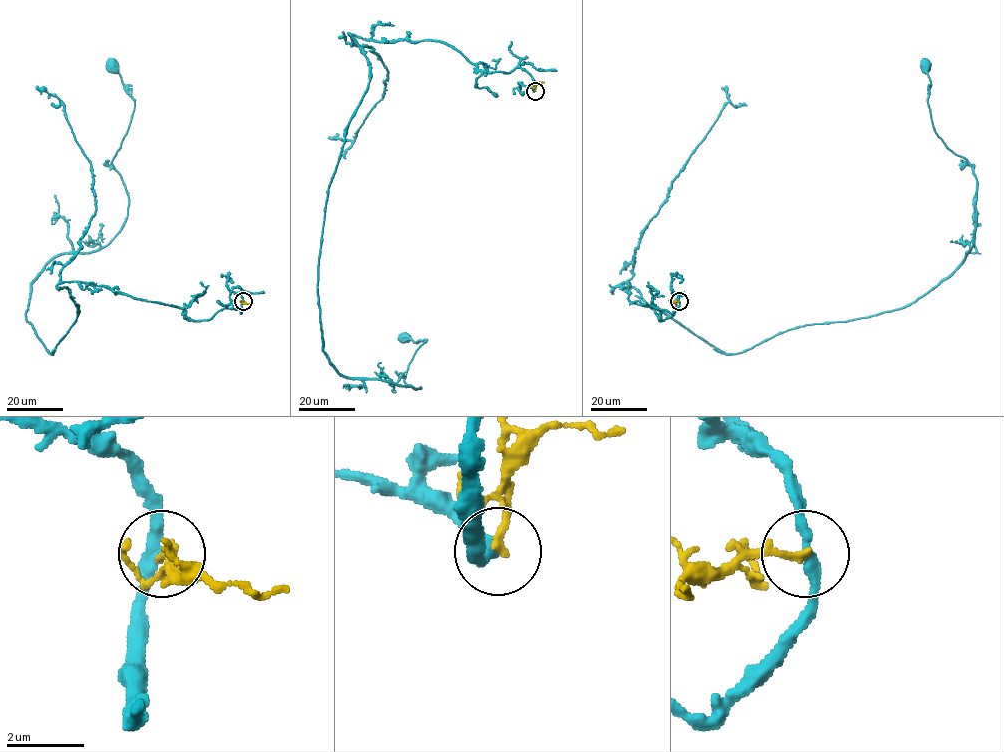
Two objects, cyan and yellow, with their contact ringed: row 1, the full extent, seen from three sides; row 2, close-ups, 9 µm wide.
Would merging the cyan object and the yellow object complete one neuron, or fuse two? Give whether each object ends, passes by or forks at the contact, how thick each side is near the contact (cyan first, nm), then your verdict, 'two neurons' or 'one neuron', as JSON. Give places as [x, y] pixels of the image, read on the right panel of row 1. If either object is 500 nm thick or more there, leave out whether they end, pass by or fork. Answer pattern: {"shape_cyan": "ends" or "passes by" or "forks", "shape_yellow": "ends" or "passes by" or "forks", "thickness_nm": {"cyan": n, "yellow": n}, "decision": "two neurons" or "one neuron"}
{"shape_cyan": "passes by", "shape_yellow": "ends", "thickness_nm": {"cyan": 280, "yellow": 200}, "decision": "two neurons"}

